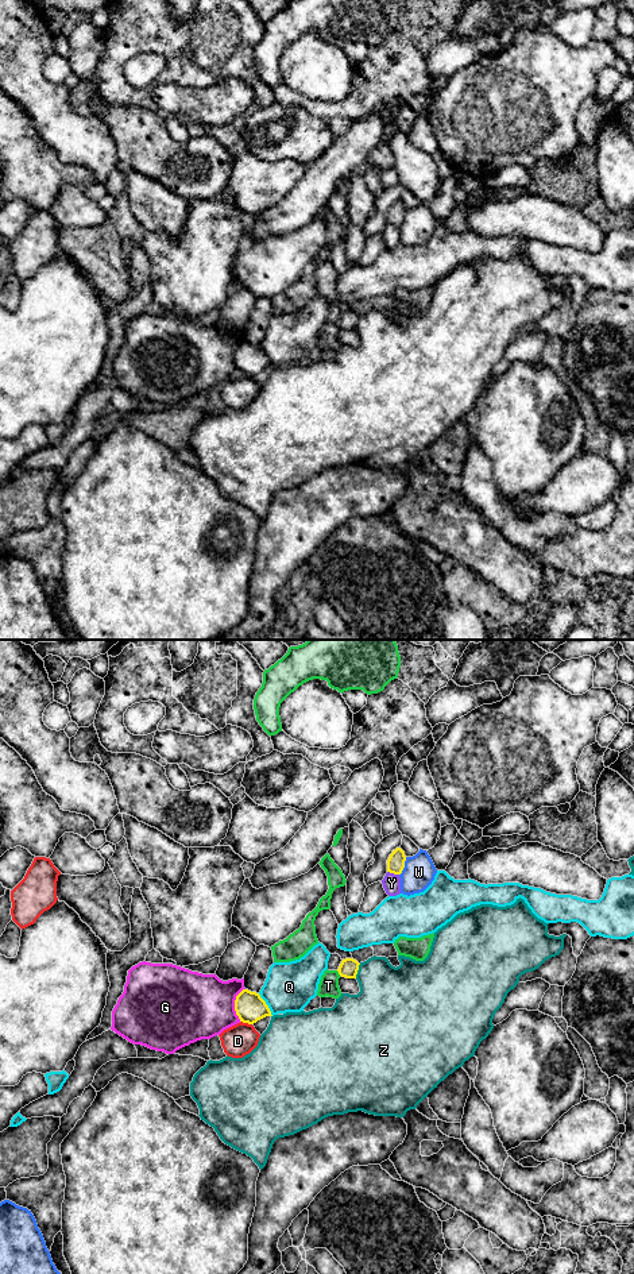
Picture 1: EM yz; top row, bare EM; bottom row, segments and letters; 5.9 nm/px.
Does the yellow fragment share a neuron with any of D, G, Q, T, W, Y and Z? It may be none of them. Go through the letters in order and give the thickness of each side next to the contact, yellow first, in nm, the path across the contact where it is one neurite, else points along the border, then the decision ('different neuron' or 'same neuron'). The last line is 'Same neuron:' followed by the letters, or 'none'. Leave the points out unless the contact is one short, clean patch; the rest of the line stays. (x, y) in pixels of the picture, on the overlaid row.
D: 180/190 nm | different neuron
G: 180/400 nm | different neuron
Q: 180/300 nm | different neuron
T: 120/120 nm | different neuron
W: 110/190 nm | different neuron
Y: 110/110 nm | different neuron
Z: 120/360 nm | along yz (360, 964), (355, 977) | different neuron
Same neuron: none

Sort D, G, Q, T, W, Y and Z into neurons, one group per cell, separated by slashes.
D / G / Q / T / W / Y / Z

